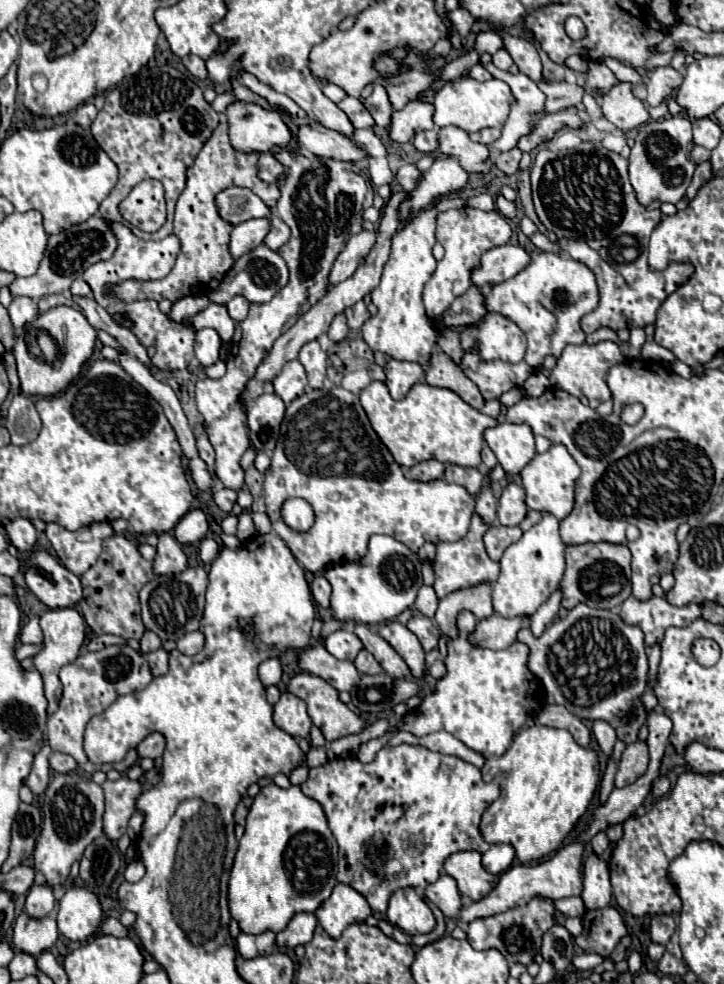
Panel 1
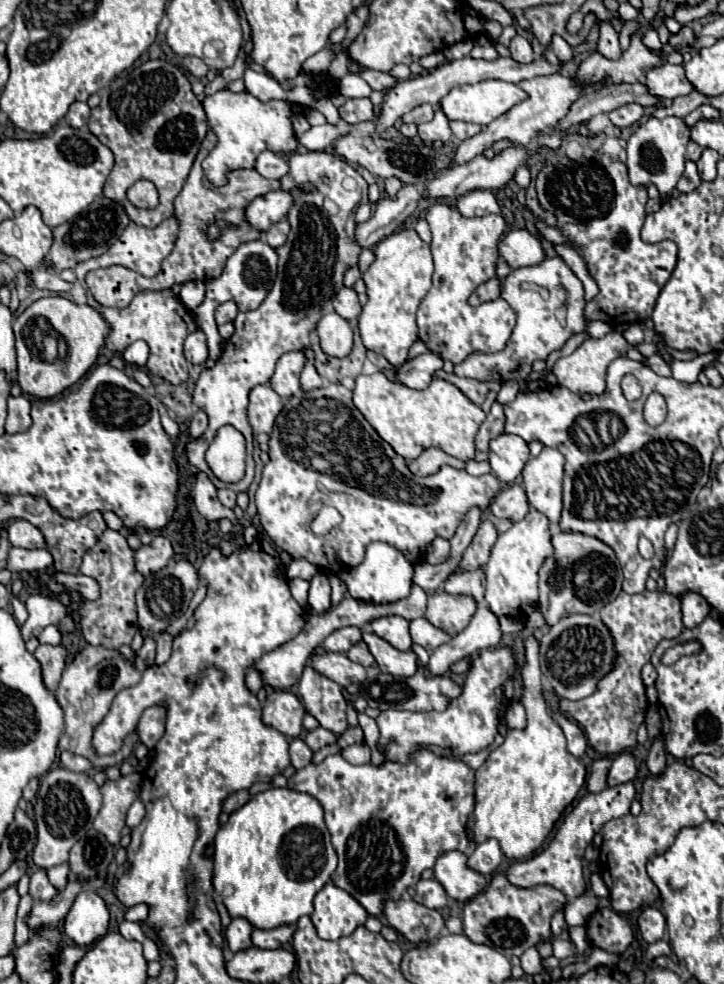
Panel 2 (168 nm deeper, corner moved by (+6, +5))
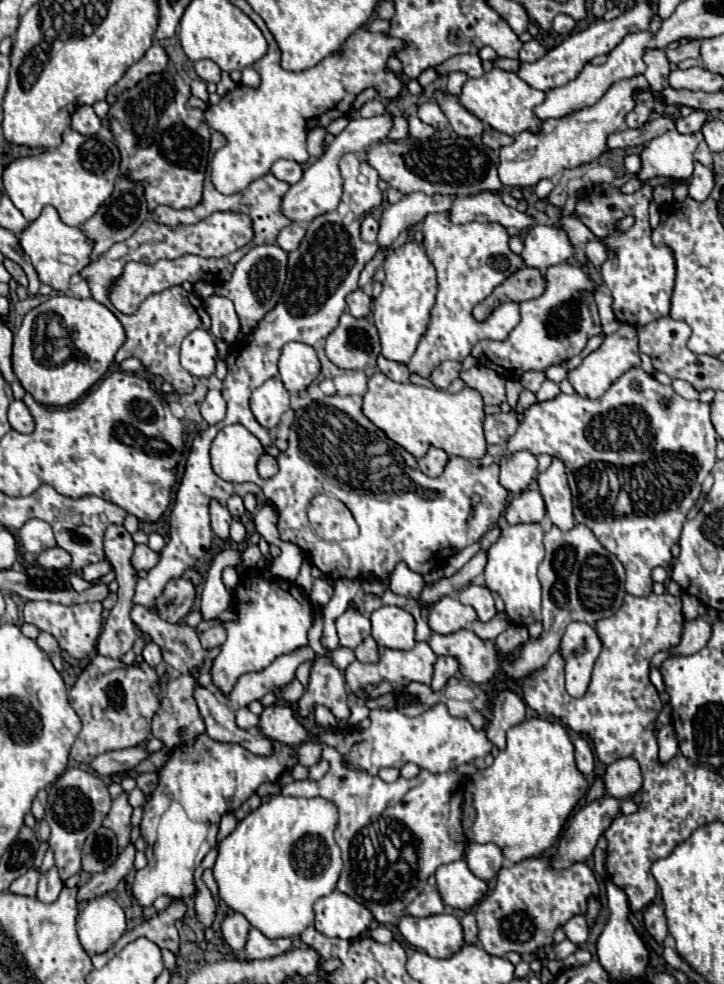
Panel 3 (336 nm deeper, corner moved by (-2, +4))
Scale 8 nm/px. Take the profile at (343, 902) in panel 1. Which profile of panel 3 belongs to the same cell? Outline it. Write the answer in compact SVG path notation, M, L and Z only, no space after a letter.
M334 890L328 896L322 896L314 904L316 912L316 930L324 936L354 938L368 930L374 916L362 904L350 896Z

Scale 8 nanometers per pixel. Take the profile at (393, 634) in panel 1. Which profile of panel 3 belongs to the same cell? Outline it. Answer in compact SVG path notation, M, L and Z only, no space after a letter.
M382 606L370 614L372 636L380 646L410 650L414 640L414 616L398 606Z

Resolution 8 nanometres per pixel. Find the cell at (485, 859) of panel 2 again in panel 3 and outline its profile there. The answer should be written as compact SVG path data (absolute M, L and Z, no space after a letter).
M470 844L466 850L466 862L474 876L482 880L492 880L502 868L504 854L496 844Z

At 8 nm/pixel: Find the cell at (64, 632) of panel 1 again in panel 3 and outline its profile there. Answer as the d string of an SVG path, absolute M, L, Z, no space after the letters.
M40 632L40 636L38 636L38 646L50 656L50 660L52 660L52 664L54 664L54 668L58 670L58 672L62 672L62 656L60 656L60 646L58 646L58 642L56 642L56 638L52 636L52 634L48 634L48 632Z

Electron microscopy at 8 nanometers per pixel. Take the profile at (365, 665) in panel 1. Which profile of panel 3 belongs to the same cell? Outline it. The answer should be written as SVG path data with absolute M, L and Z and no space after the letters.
M368 636L354 650L354 654L356 654L356 660L360 660L360 662L378 662L378 644L376 644L376 640L372 636Z

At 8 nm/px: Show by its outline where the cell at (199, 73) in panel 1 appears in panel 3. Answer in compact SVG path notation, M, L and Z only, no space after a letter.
M198 60L198 62L194 62L194 70L204 82L218 82L220 80L220 68L212 60Z

